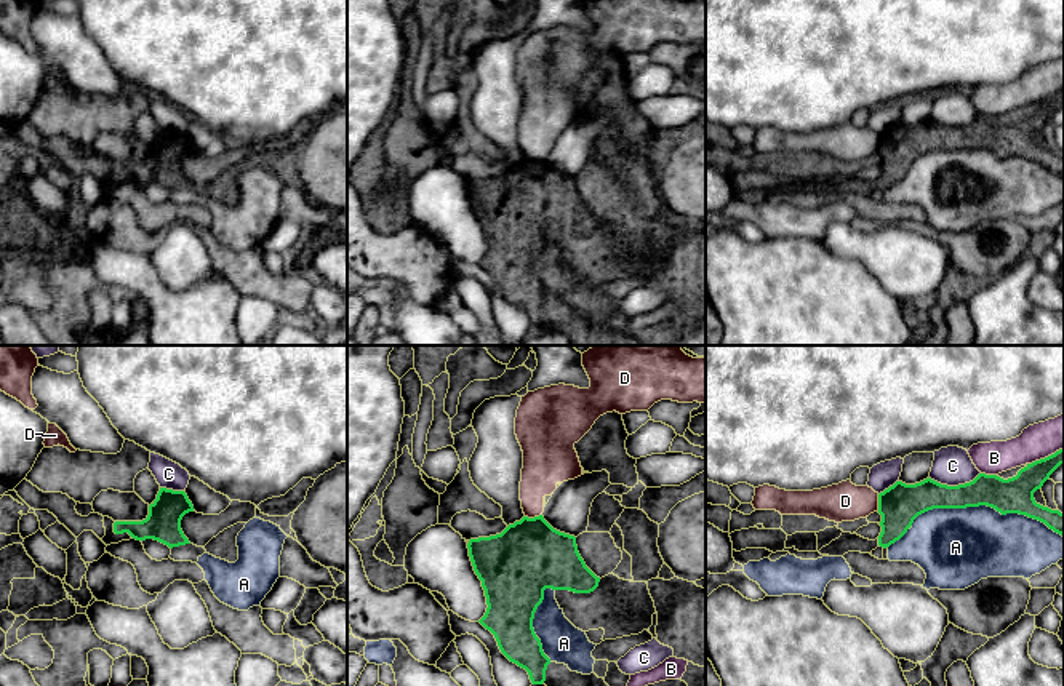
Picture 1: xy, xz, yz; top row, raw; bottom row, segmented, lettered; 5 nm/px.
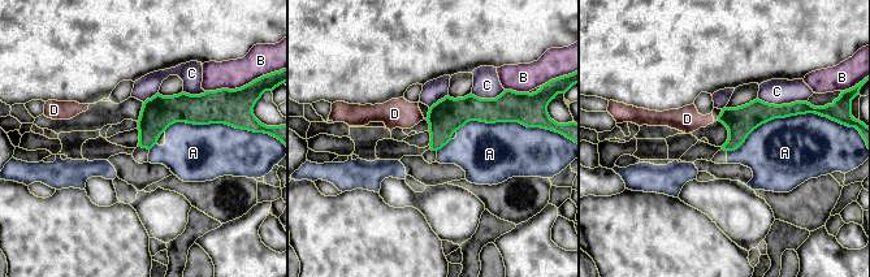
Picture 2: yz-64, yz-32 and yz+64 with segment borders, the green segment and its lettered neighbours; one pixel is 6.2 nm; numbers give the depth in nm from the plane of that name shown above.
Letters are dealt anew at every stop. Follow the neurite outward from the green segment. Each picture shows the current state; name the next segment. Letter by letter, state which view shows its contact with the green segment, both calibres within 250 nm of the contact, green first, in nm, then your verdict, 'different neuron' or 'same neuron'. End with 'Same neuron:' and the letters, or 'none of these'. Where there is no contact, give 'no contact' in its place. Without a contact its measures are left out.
A: yz | 180/380 nm | different neuron
B: yz | 180/160 nm | different neuron
C: yz | 180/200 nm | different neuron
D: xz | 360/200 nm | different neuron
Same neuron: none of these

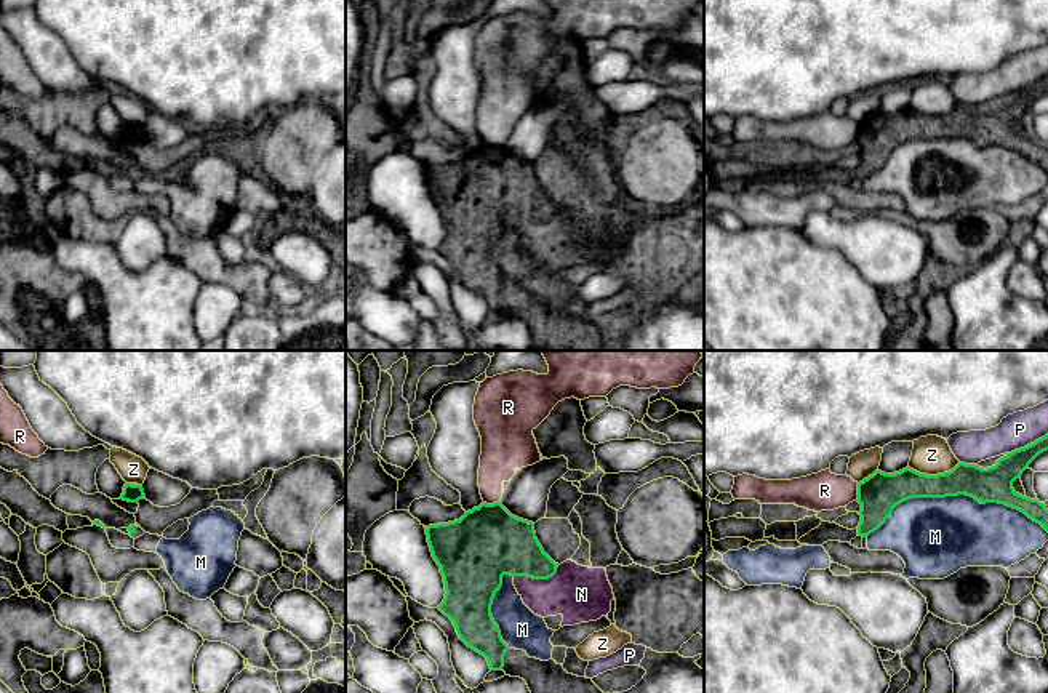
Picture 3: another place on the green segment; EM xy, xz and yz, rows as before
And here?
M: yz | 180/380 nm | different neuron
N: xz | 300/280 nm | same neuron
P: yz | 180/180 nm | different neuron
R: xz | 360/200 nm | different neuron
Z: yz | 180/200 nm | different neuron
Same neuron: N

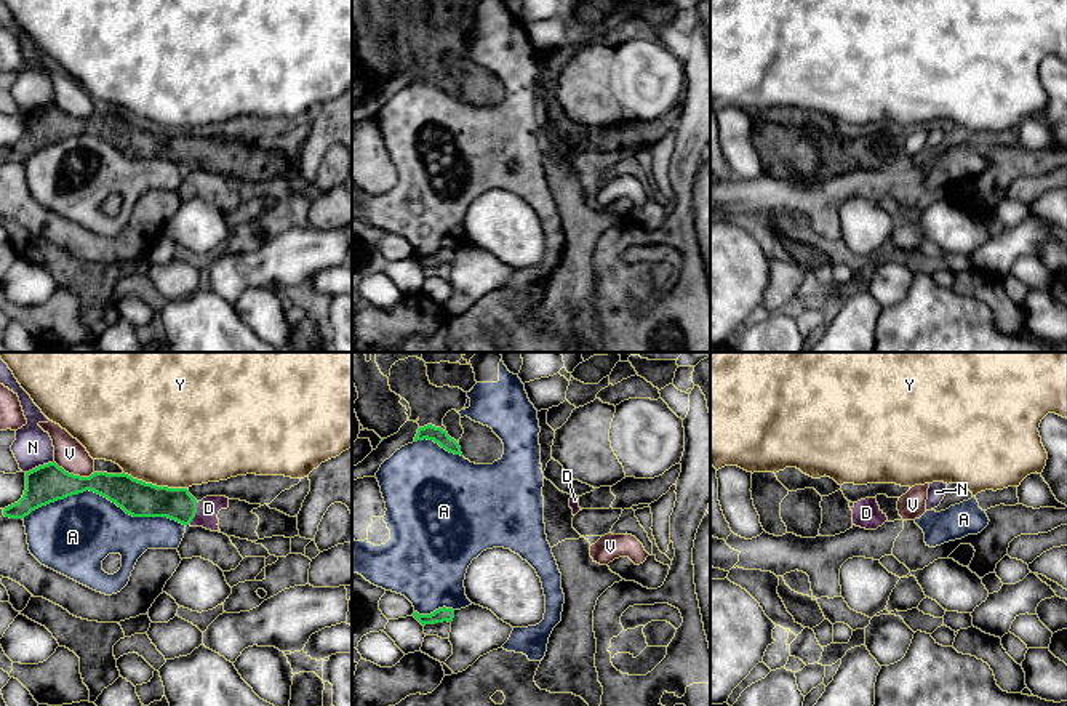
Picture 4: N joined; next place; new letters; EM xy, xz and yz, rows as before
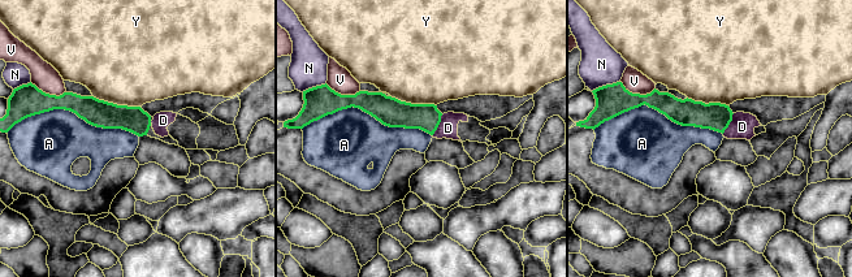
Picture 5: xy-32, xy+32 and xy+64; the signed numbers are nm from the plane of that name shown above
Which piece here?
A: xy | 180/380 nm | different neuron
D: xy | 170/110 nm | same neuron
N: xy | 190/190 nm | different neuron
V: xy | 190/160 nm | different neuron
Y: xy | 180/500 nm | different neuron
Same neuron: D

